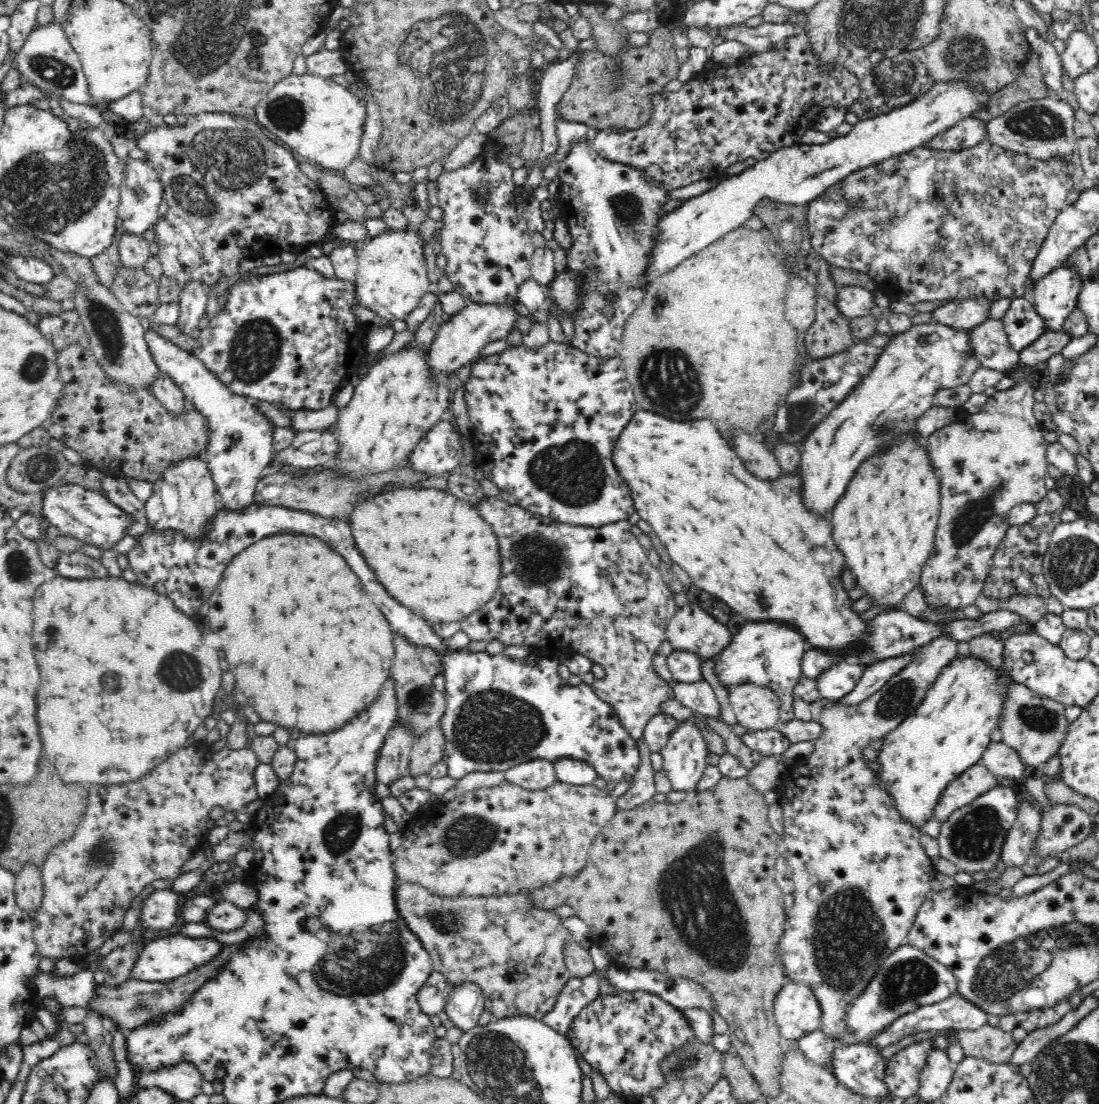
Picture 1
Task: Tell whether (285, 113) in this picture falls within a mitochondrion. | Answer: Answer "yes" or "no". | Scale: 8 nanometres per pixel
yes

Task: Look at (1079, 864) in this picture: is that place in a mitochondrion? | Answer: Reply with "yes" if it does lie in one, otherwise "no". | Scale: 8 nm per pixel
no

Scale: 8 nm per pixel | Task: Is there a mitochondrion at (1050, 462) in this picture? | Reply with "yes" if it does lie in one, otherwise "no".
no

